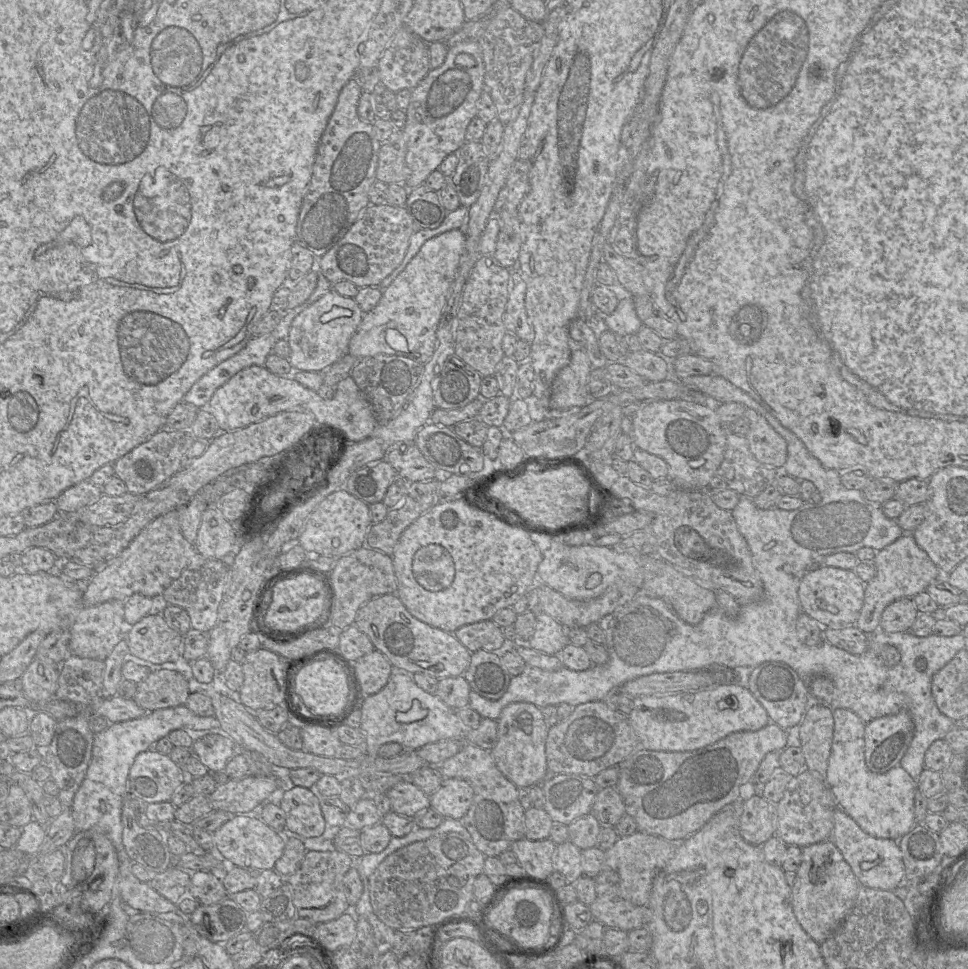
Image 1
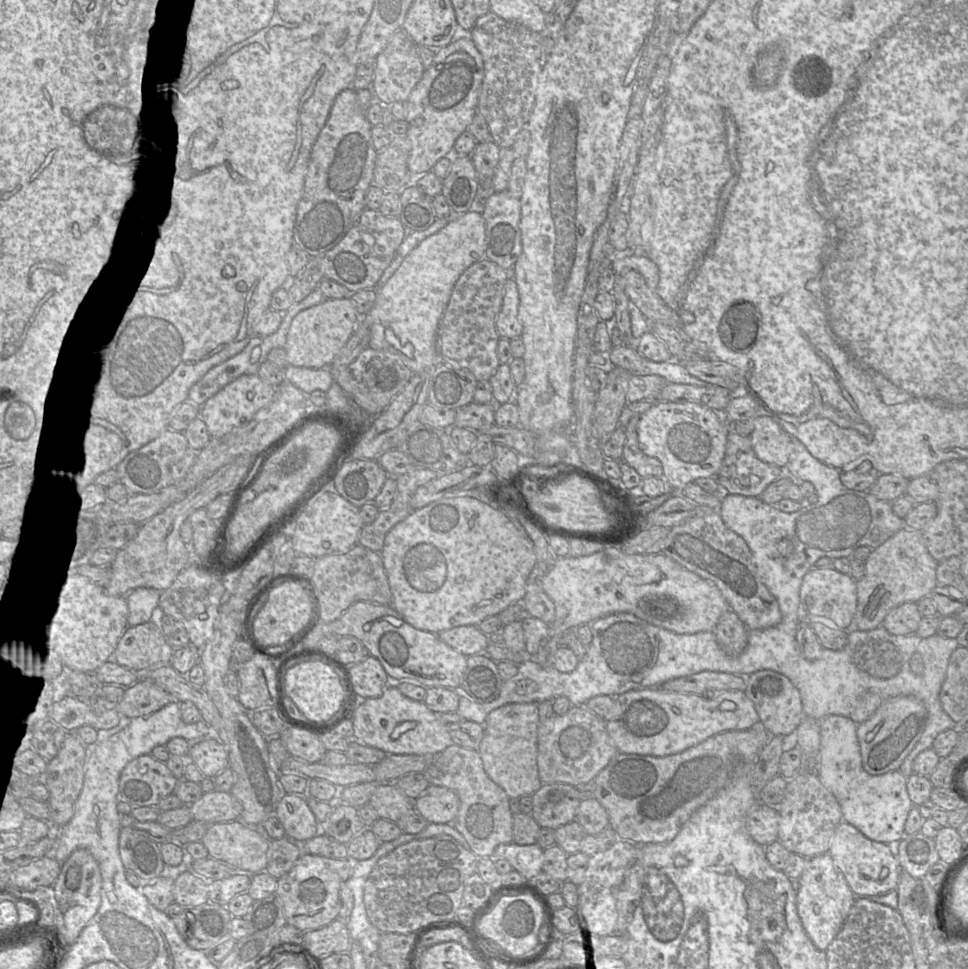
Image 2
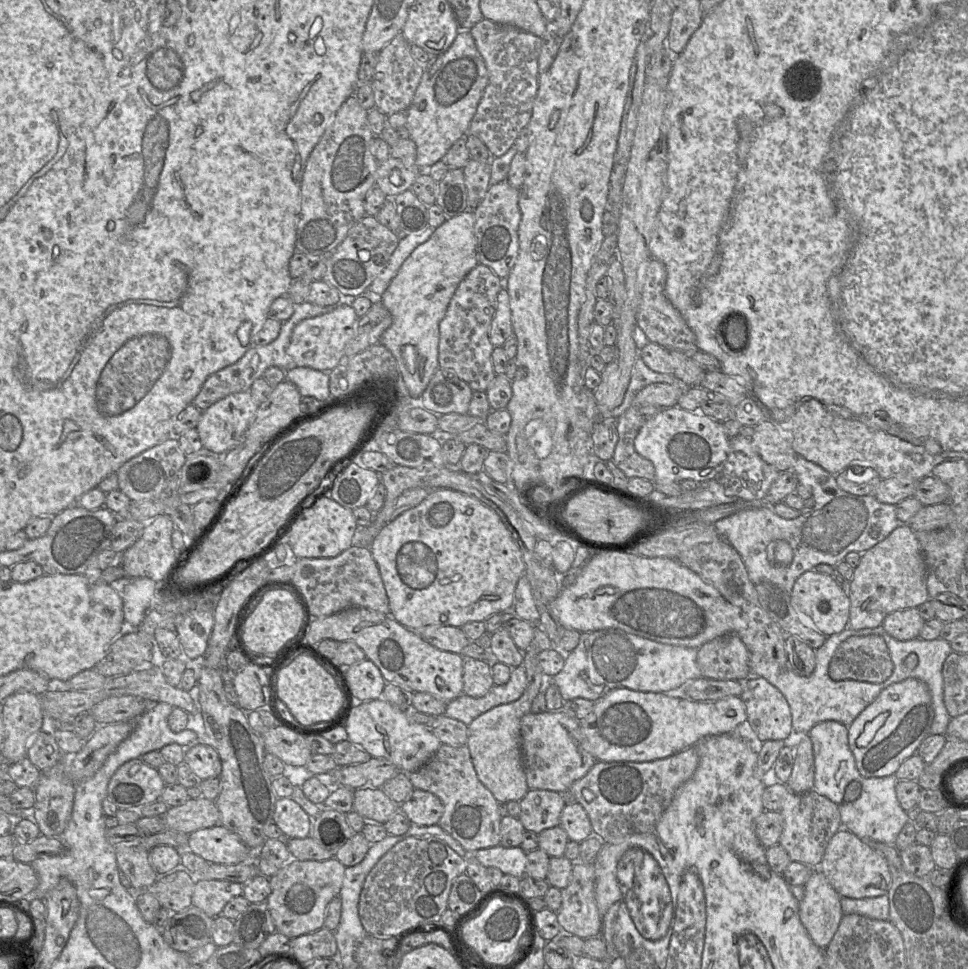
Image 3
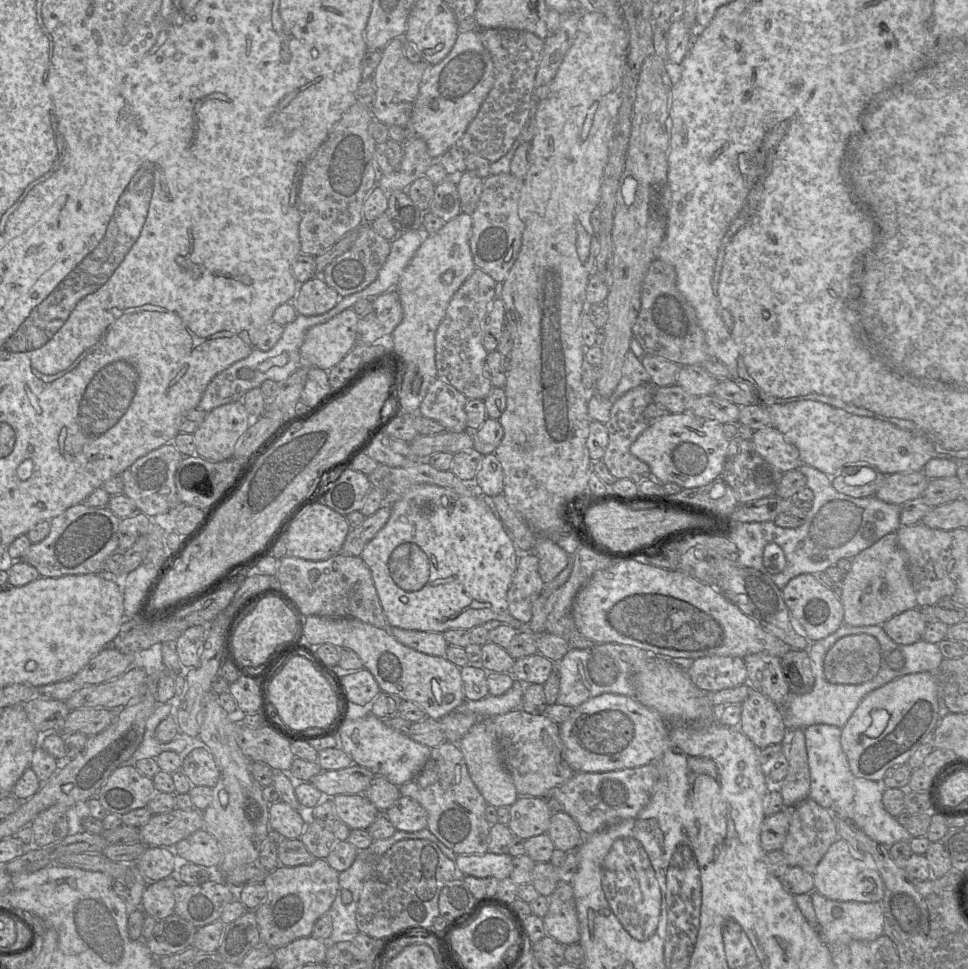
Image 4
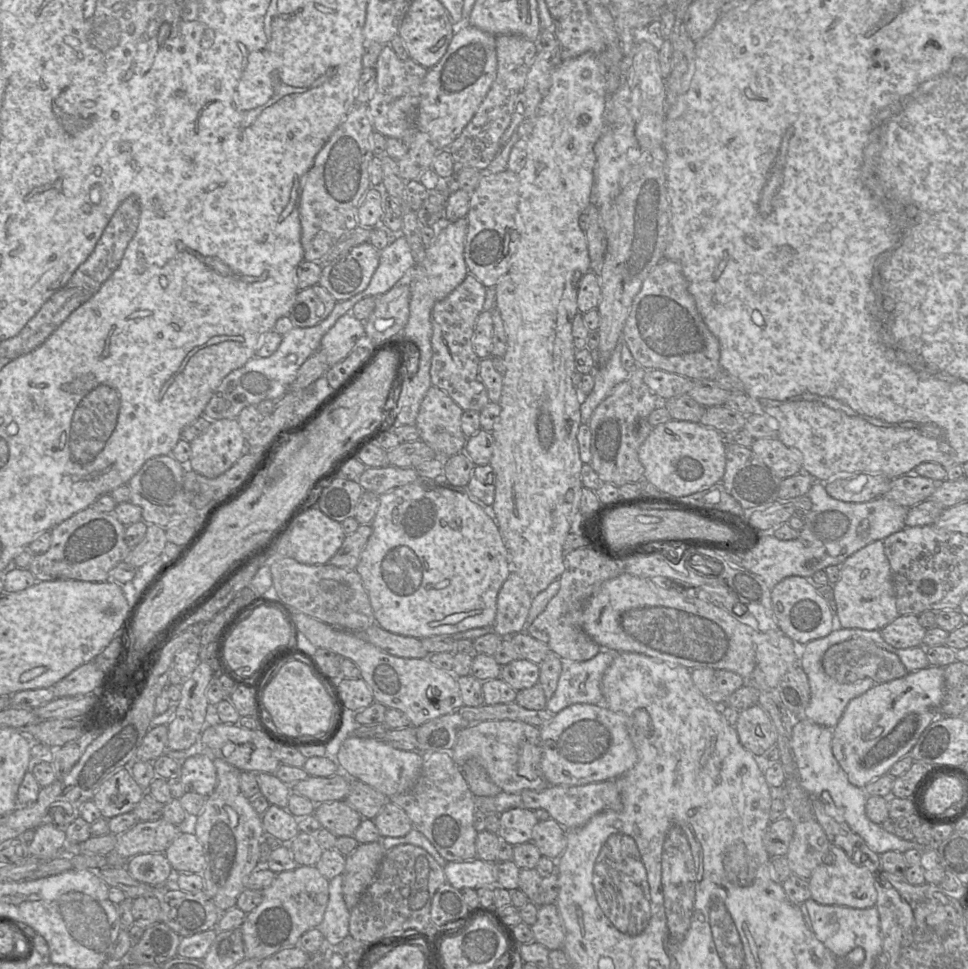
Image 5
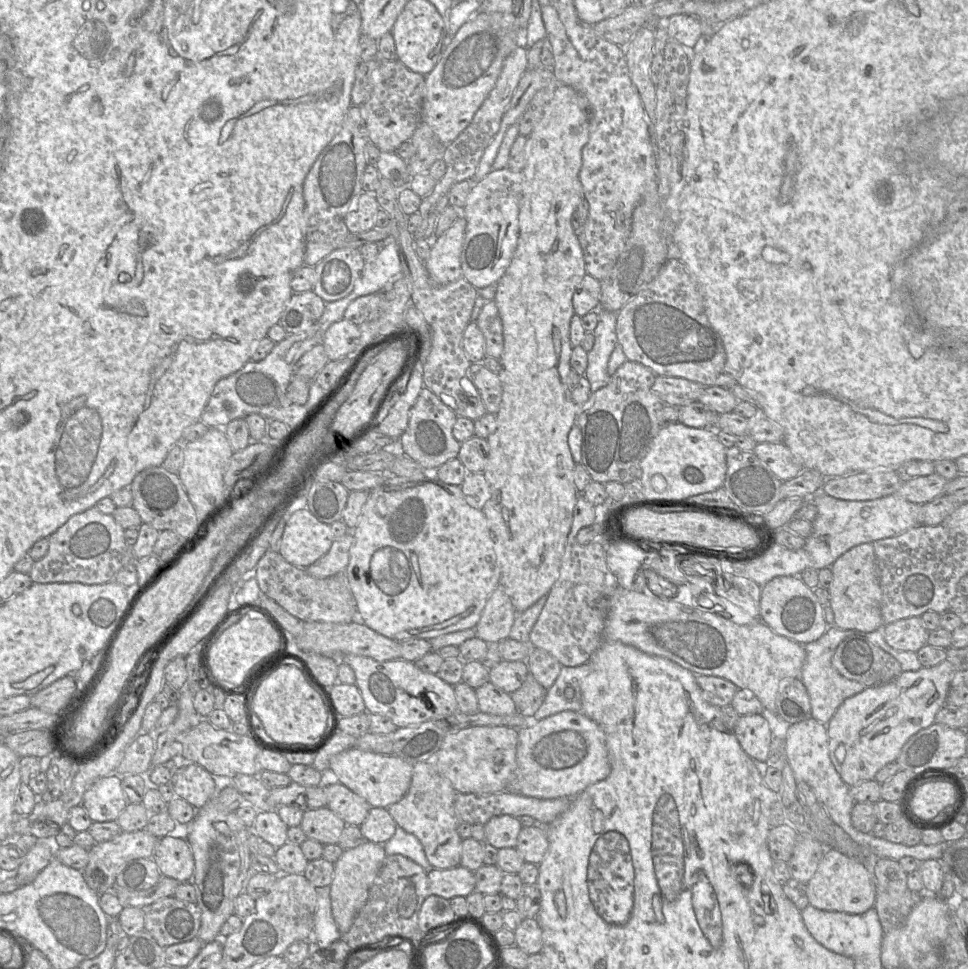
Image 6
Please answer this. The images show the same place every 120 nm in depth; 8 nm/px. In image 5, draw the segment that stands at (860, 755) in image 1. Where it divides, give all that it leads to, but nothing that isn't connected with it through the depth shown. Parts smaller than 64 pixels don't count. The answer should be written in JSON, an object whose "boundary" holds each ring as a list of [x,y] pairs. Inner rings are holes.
{"boundary":[[[796,720],[792,727],[791,747],[798,767],[798,777],[801,786],[810,798],[819,799],[819,796],[822,796],[822,792],[828,792],[835,807],[844,816],[849,827],[864,839],[871,850],[879,855],[887,851],[904,853],[910,849],[918,849],[923,853],[924,846],[919,845],[914,840],[910,841],[899,838],[868,819],[865,812],[868,795],[864,789],[854,786],[848,780],[847,774],[833,754],[832,740],[832,729],[820,726],[810,720]]]}

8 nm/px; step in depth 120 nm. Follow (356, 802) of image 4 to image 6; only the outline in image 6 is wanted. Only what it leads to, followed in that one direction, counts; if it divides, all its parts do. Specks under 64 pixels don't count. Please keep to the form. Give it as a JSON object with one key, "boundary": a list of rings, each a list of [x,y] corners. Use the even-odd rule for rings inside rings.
{"boundary":[[[328,807],[305,810],[300,824],[307,839],[337,844],[346,823]]]}

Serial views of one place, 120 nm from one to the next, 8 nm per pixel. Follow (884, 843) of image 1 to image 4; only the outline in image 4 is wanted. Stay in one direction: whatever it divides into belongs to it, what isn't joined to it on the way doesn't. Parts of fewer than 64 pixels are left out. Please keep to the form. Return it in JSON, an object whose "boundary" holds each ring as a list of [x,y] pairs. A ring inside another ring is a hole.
{"boundary":[[[842,838],[830,846],[817,865],[813,877],[814,891],[831,900],[881,902],[884,897],[884,884],[879,872],[855,858],[849,844]]]}

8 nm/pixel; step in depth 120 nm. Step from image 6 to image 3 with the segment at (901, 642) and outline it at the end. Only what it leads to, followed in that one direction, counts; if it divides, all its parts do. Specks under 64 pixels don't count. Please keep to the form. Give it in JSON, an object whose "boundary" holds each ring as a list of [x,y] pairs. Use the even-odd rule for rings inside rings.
{"boundary":[[[908,608],[890,613],[881,625],[891,637],[907,641],[919,636],[924,623],[917,608]]]}

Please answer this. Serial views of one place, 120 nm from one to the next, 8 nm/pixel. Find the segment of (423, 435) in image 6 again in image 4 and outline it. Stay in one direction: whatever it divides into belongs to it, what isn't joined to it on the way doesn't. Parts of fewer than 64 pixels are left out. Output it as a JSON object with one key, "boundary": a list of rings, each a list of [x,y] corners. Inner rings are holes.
{"boundary":[[[437,378],[429,387],[418,413],[442,424],[446,431],[458,433],[467,430],[467,401],[464,394]]]}

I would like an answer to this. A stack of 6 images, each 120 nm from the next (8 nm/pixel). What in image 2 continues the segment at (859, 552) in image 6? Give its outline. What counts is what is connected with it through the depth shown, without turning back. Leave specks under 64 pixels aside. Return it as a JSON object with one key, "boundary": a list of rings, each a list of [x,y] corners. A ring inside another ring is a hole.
{"boundary":[[[902,528],[881,546],[871,551],[865,574],[856,582],[857,610],[853,629],[868,631],[881,626],[887,613],[903,603],[917,603],[938,585],[938,562],[928,552],[919,530]]]}

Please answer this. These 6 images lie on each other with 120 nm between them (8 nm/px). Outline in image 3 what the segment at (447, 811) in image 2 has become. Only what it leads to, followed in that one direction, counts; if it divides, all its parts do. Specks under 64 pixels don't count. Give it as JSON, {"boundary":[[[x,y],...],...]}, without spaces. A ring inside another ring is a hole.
{"boundary":[[[415,789],[411,797],[400,804],[400,811],[409,818],[412,825],[430,826],[439,823],[444,806],[433,793]]]}

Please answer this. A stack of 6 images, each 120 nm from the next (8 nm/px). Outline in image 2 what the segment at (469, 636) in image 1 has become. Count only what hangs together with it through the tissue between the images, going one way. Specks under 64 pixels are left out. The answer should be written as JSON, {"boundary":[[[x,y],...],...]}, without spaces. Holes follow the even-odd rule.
{"boundary":[[[466,625],[441,631],[438,637],[456,651],[471,656],[482,653],[490,644],[488,636],[477,625]]]}

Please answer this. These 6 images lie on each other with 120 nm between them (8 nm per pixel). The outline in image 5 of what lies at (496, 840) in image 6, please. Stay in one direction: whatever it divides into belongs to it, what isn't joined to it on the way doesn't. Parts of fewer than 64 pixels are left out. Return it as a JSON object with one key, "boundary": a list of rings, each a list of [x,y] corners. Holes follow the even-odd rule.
{"boundary":[[[512,808],[500,814],[498,836],[511,845],[531,841],[532,831],[538,824],[534,810]]]}

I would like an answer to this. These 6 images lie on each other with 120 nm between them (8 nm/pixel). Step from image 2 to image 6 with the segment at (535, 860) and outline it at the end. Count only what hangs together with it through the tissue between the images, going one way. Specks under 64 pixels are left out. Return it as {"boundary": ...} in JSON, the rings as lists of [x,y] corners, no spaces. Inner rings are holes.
{"boundary":[[[463,866],[449,869],[432,869],[427,872],[429,895],[437,895],[445,899],[456,896],[467,897],[475,891],[474,872]]]}

